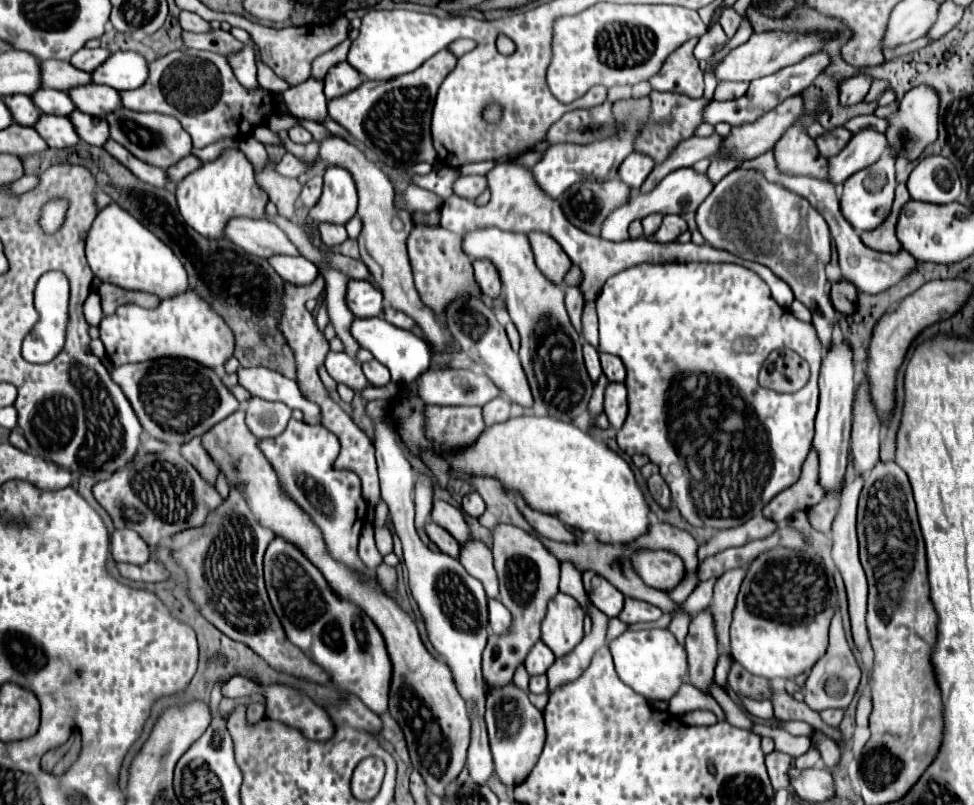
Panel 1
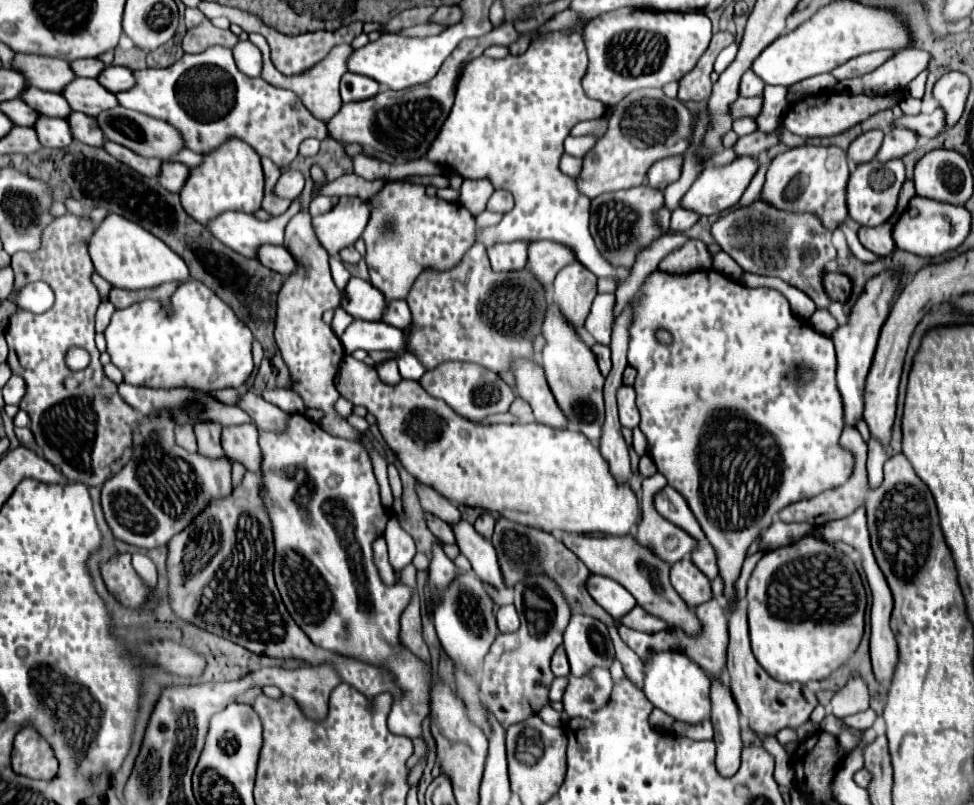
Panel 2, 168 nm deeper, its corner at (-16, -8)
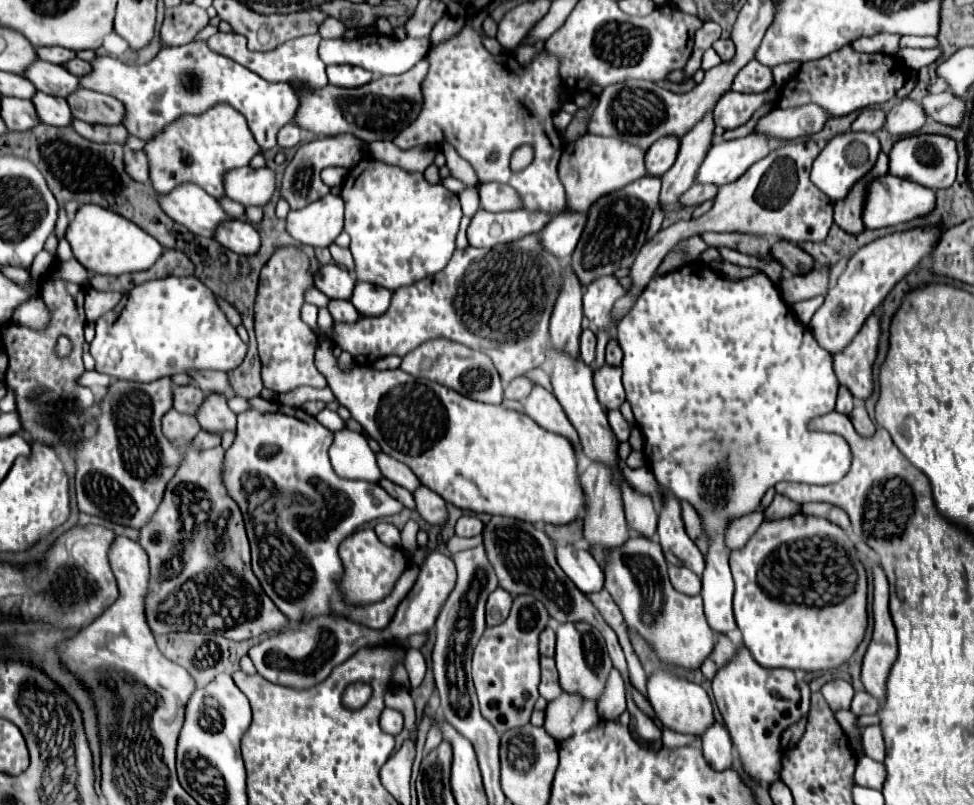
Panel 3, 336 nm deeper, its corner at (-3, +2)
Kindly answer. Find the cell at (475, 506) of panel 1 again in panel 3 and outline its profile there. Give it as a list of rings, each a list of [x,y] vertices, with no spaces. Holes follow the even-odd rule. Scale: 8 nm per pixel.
[[[473,514],[461,516],[455,526],[457,536],[477,536],[477,534],[481,534],[481,530],[483,530],[483,522]]]

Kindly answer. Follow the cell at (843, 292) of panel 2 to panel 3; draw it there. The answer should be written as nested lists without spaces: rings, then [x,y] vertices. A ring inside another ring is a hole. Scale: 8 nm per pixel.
[[[783,240],[775,242],[769,252],[791,274],[805,274],[805,272],[809,272],[813,268],[813,258],[807,252],[803,252],[799,246],[791,244],[791,242],[783,242]]]

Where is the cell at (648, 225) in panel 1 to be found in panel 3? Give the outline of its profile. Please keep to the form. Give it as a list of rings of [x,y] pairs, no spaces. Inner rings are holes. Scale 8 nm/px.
[[[693,184],[683,196],[681,196],[681,204],[683,206],[697,206],[703,204],[707,200],[713,200],[717,194],[717,188],[713,184]]]

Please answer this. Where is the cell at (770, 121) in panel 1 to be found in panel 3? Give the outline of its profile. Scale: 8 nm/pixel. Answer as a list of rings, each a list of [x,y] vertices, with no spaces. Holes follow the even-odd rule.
[[[851,44],[827,54],[825,58],[801,64],[801,70],[783,86],[779,108],[793,108],[803,104],[819,104],[831,116],[845,116],[867,106],[891,100],[907,80],[907,66],[901,58],[891,54],[855,52]]]

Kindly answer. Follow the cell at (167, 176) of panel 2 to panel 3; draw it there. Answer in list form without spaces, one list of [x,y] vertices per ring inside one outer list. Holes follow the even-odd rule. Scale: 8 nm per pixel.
[[[125,150],[125,154],[123,154],[123,162],[125,162],[127,174],[129,174],[133,180],[139,180],[139,182],[147,182],[147,180],[149,180],[147,156],[145,156],[143,152]]]

